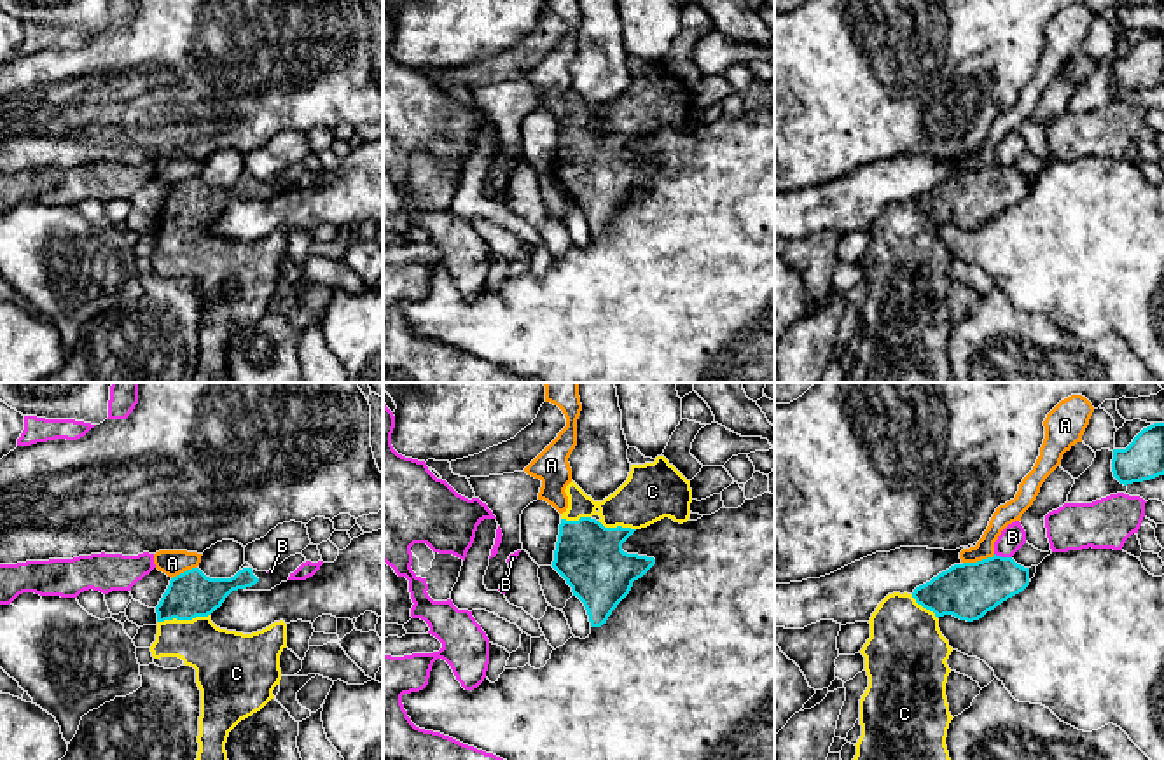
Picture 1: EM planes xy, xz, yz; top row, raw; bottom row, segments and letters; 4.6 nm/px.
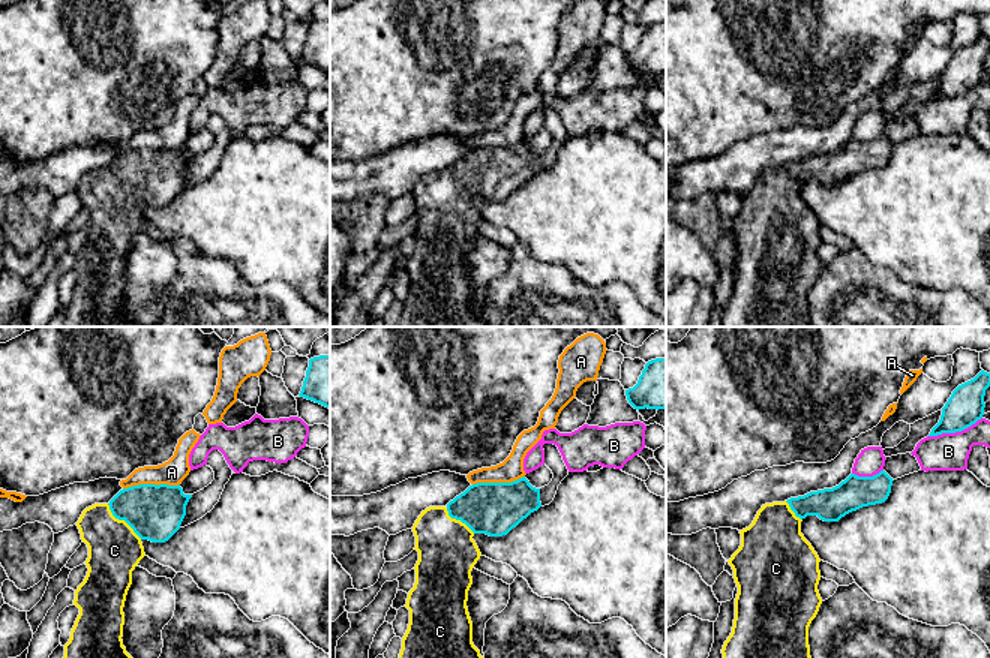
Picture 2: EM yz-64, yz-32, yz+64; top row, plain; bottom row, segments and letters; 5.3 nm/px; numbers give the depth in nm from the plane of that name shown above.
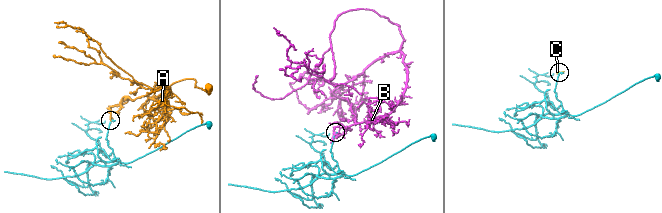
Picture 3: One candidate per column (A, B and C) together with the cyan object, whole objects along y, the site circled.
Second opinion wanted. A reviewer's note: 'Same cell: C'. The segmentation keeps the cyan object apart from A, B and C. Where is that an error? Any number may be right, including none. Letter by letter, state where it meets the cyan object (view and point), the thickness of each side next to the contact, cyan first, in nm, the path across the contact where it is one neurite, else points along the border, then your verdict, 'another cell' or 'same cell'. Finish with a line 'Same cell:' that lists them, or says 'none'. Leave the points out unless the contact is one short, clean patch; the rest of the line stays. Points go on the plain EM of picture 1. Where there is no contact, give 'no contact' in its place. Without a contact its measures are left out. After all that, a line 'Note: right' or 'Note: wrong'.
A: contact yz (979, 170); calibres 260 and 100 nm; border yz (995, 163), (963, 172); another cell
B: contact yz (1004, 166); calibres 260 and 110 nm; another cell
C: contact xy (184, 228); calibres 220 and 260 nm; same cell
Same cell: C
Note: right

